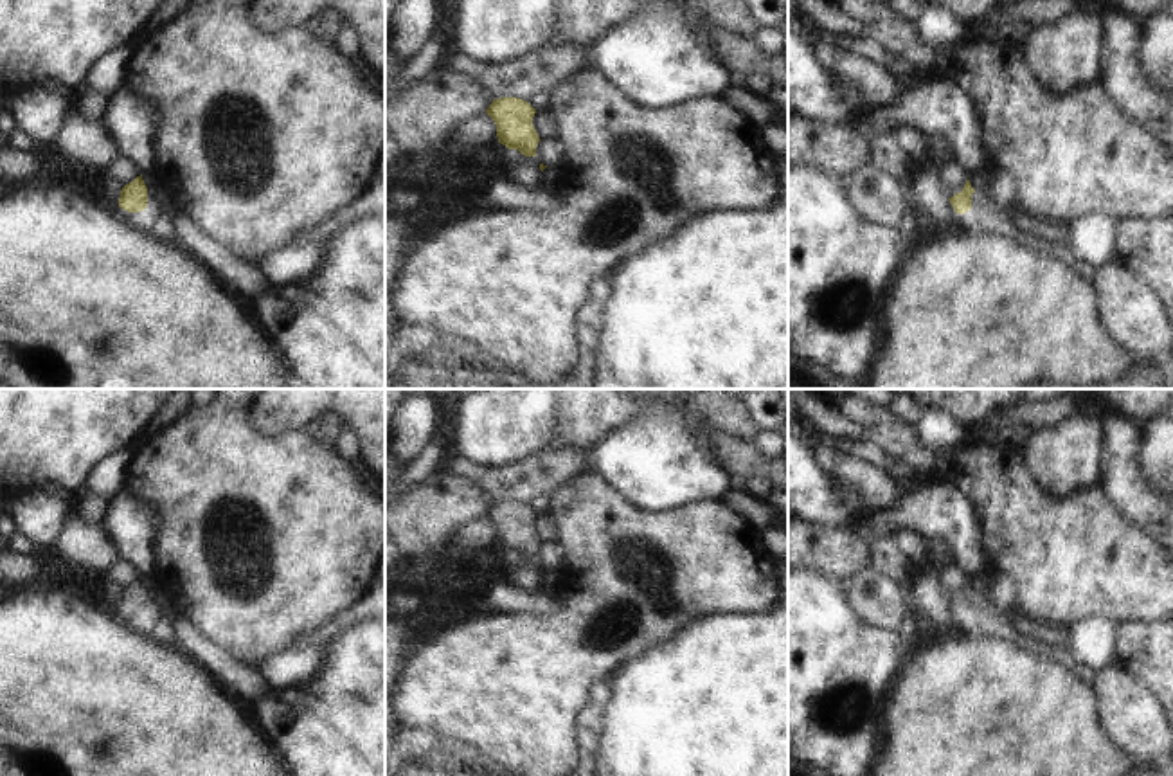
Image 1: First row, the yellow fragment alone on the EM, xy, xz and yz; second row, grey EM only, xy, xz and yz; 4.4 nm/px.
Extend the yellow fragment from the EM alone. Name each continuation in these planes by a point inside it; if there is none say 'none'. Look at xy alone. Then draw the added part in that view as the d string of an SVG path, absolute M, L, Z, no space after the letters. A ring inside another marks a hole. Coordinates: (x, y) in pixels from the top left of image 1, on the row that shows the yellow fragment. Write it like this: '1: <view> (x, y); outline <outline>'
1: xy (143, 220); outline M148 202L148 207L144 211L128 212L122 221L140 232L151 232L151 223L155 221L157 214L158 211Z

